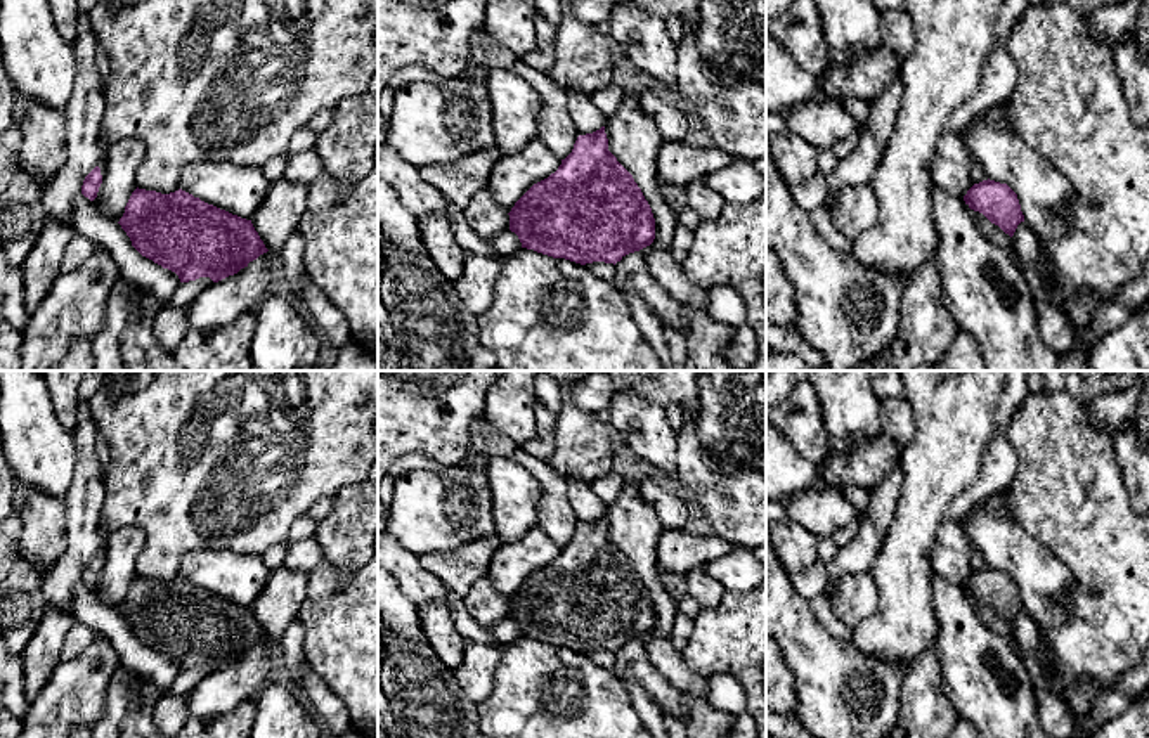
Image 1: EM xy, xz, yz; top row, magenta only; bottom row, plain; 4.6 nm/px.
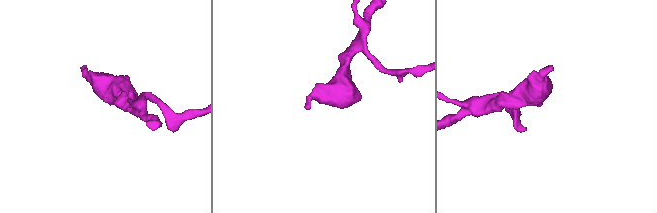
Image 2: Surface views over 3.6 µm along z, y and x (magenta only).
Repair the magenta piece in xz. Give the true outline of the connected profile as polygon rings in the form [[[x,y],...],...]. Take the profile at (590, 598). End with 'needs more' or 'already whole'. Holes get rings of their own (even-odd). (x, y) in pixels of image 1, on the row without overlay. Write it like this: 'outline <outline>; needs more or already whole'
outline [[[605,515],[579,523],[558,558],[534,572],[508,603],[522,636],[581,653],[615,653],[655,627],[652,596],[608,539]]]; already whole

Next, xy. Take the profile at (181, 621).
outline [[[137,575],[118,612],[142,644],[175,660],[180,670],[199,665],[218,670],[269,639],[251,608],[208,592],[182,577],[161,582]]]; already whole

